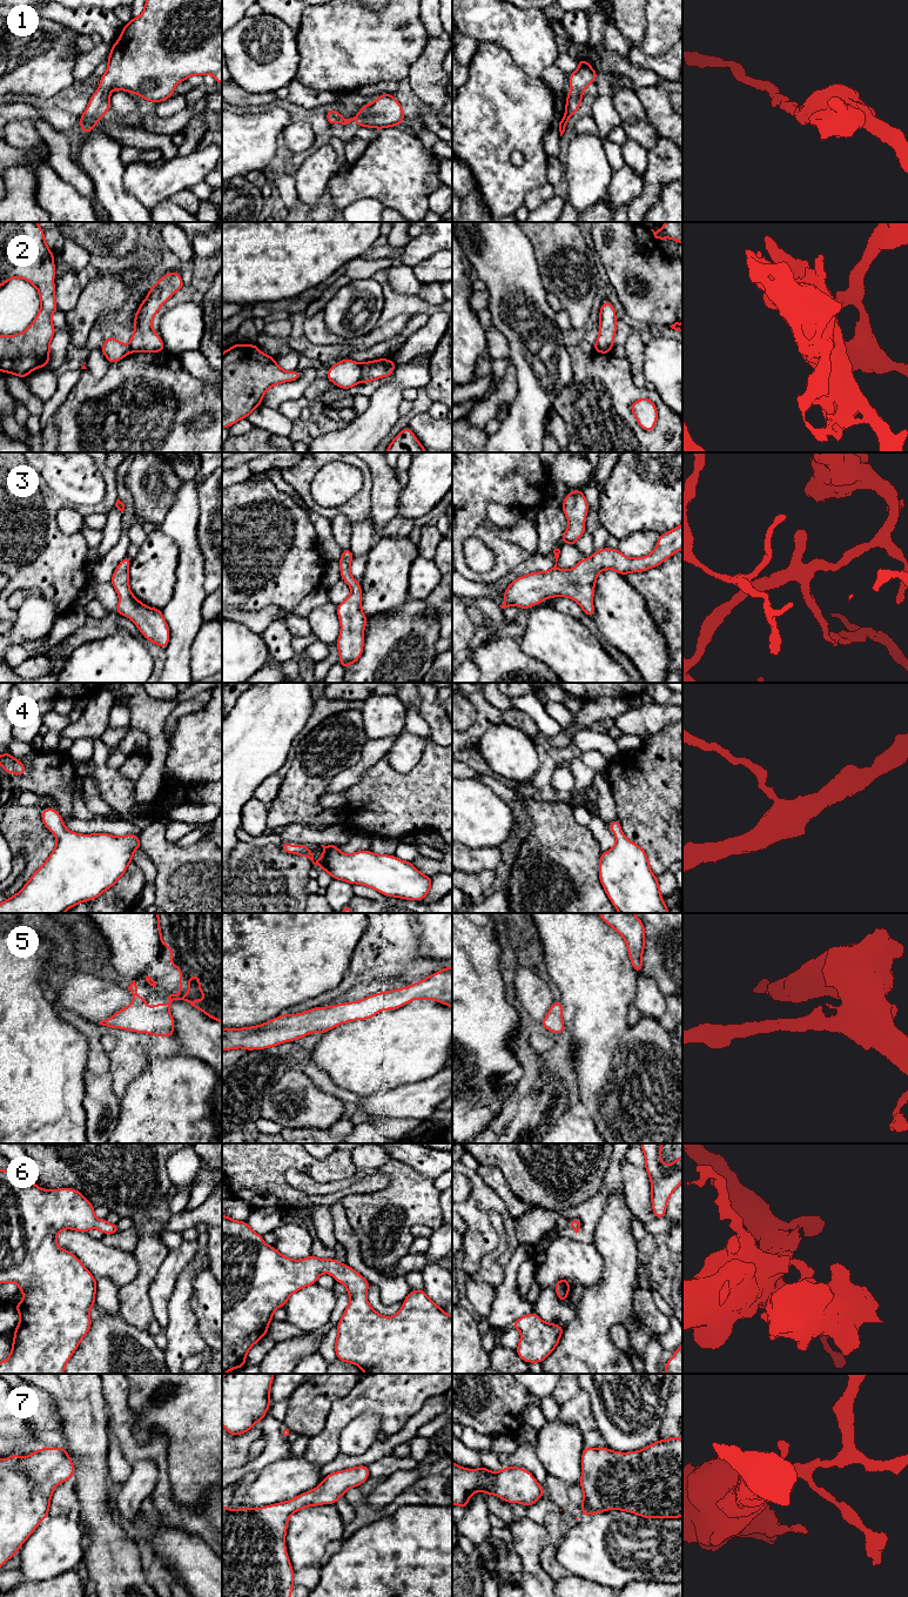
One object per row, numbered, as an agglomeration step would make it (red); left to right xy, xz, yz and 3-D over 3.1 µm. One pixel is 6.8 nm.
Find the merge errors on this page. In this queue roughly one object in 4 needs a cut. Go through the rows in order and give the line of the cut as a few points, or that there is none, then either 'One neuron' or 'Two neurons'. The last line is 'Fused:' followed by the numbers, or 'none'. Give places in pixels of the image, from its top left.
1: No split. One neuron
2: Split along xz (360, 364), (361, 381). Two neurons
3: No split. One neuron
4: No split. One neuron
5: No split. One neuron
6: No split. One neuron
7: No split. One neuron
Fused: 2

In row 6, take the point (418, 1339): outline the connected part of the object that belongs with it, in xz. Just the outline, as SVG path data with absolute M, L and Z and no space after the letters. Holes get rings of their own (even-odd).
M222 1214L222 1374L240 1367L244 1368L246 1356L249 1349L267 1335L268 1326L273 1321L274 1311L278 1307L285 1307L290 1295L295 1294L304 1287L315 1284L317 1279L325 1271L329 1273L336 1280L336 1282L343 1283L347 1287L347 1293L350 1295L349 1304L337 1324L335 1351L339 1361L358 1365L364 1371L364 1374L452 1374L452 1316L443 1311L439 1306L432 1302L425 1294L424 1289L411 1289L409 1295L403 1301L402 1309L396 1315L390 1317L382 1316L369 1304L366 1300L366 1291L370 1287L370 1283L350 1266L342 1264L334 1257L327 1261L314 1255L302 1260L285 1257L278 1253L274 1246L265 1244L263 1242L263 1236L255 1233L246 1221L233 1220L224 1214Z

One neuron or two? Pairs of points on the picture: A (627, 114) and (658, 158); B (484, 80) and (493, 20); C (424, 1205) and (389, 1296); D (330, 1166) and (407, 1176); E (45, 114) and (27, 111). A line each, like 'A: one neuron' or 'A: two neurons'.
A: two neurons
B: two neurons
C: two neurons
D: two neurons
E: one neuron

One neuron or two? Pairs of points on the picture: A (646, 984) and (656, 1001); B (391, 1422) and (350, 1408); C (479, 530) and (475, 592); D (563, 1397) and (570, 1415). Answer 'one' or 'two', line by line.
A: one
B: one
C: two
D: two

